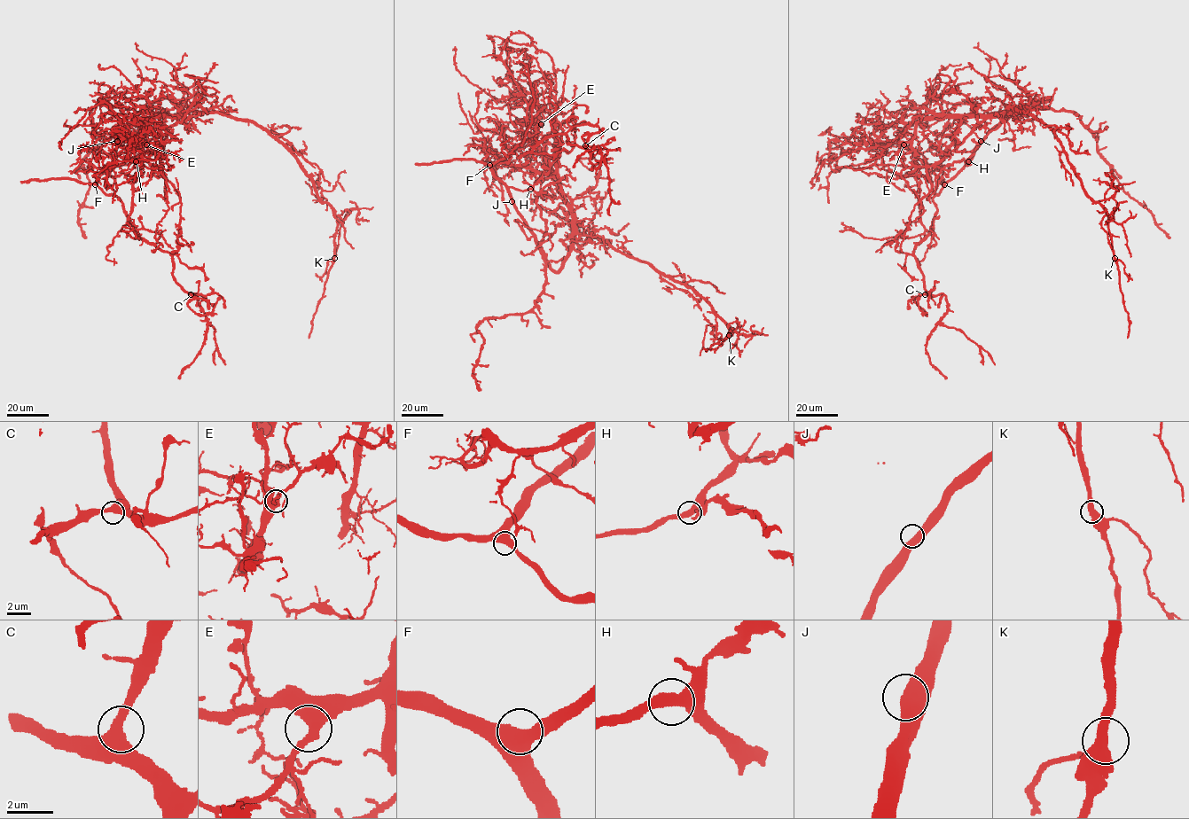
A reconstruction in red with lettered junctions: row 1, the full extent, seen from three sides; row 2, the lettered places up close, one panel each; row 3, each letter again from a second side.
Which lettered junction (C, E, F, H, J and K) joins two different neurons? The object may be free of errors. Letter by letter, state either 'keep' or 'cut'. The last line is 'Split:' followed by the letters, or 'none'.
C: keep
E: keep
F: keep
H: keep
J: keep
K: keep
Split: none

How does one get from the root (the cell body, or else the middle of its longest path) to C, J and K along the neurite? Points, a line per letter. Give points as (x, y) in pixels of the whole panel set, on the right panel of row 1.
C: (1034, 107), (1015, 110), (997, 124), (933, 198), (936, 213), (931, 231), (913, 253), (925, 294)
J: (1034, 107), (1015, 110), (981, 141)
K: (1034, 107), (1051, 98), (1041, 98), (1013, 110), (1026, 112), (1054, 134), (1084, 193), (1107, 216), (1114, 258)

